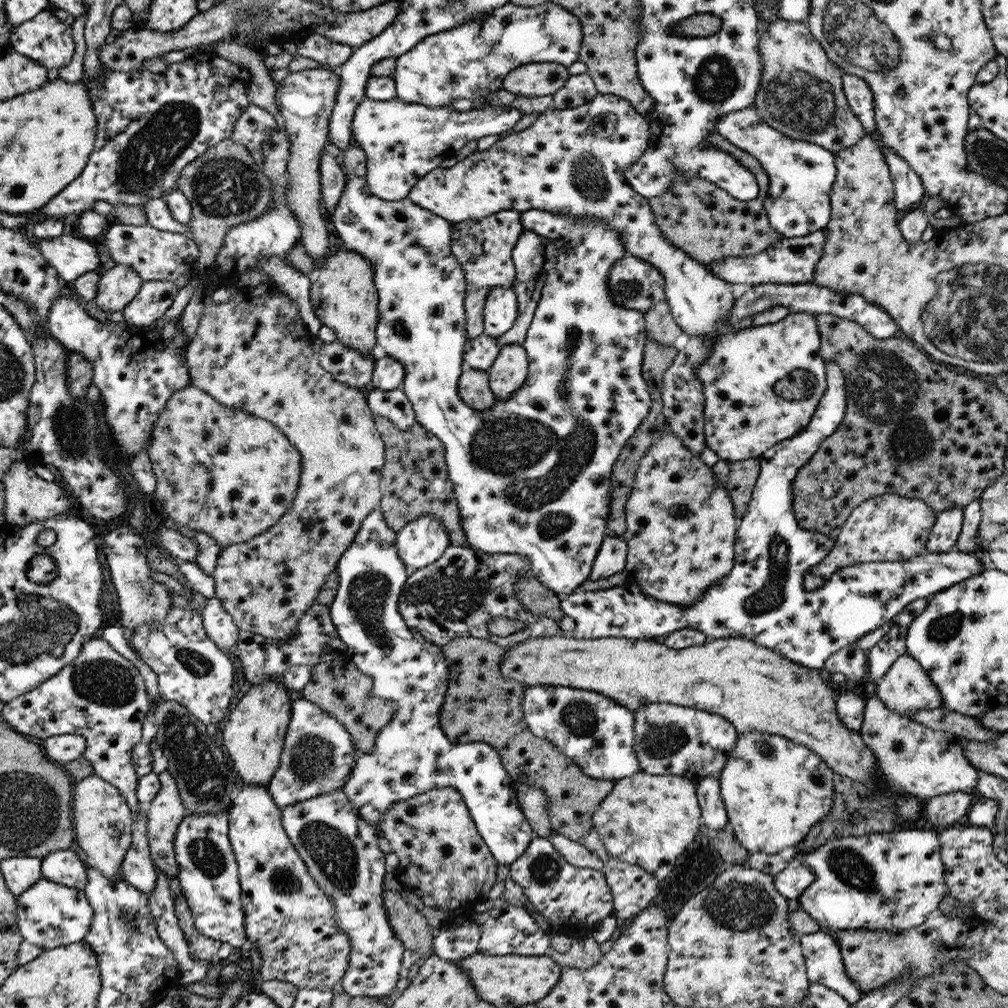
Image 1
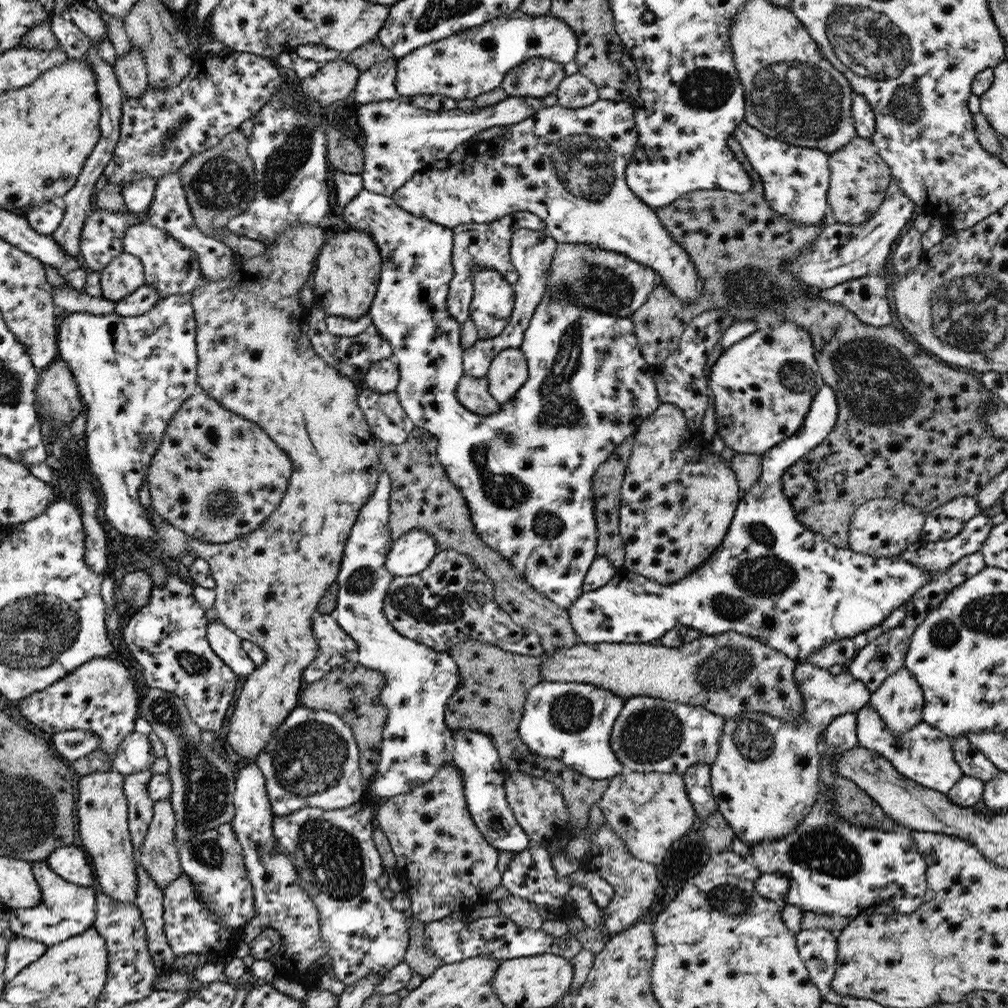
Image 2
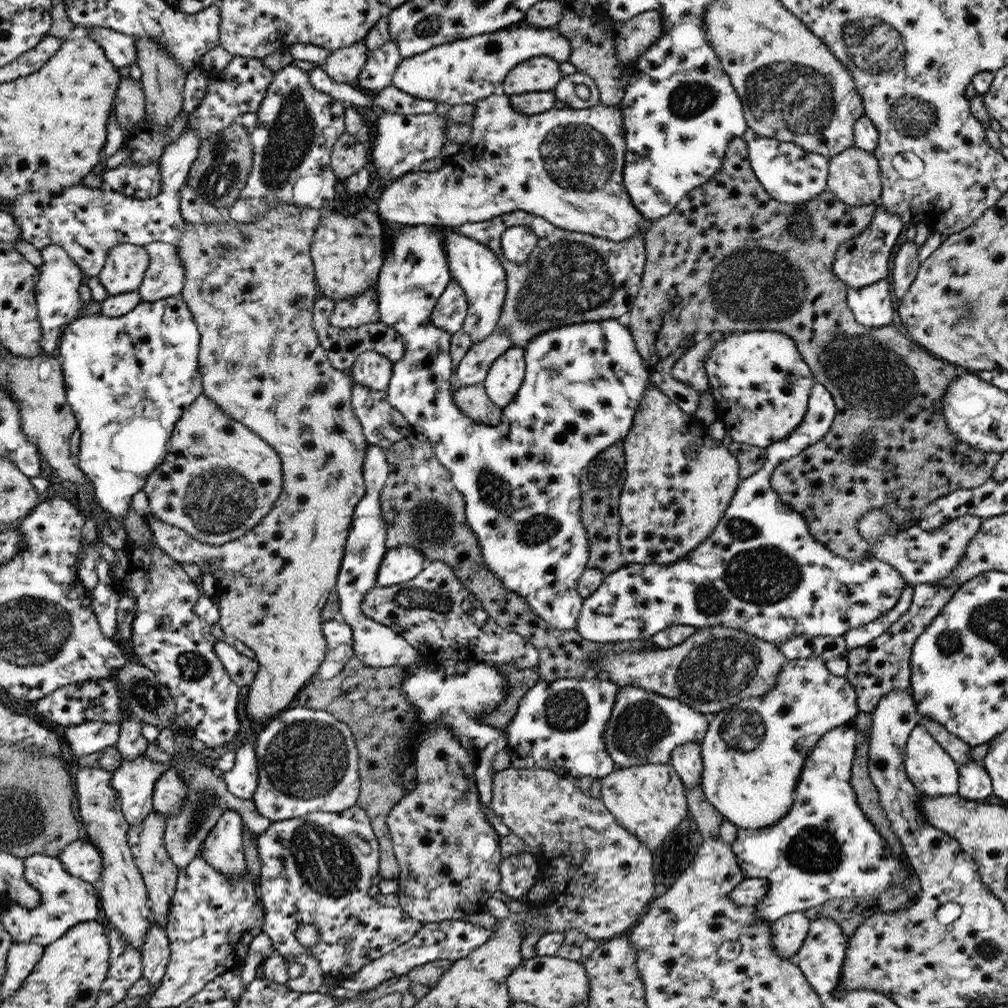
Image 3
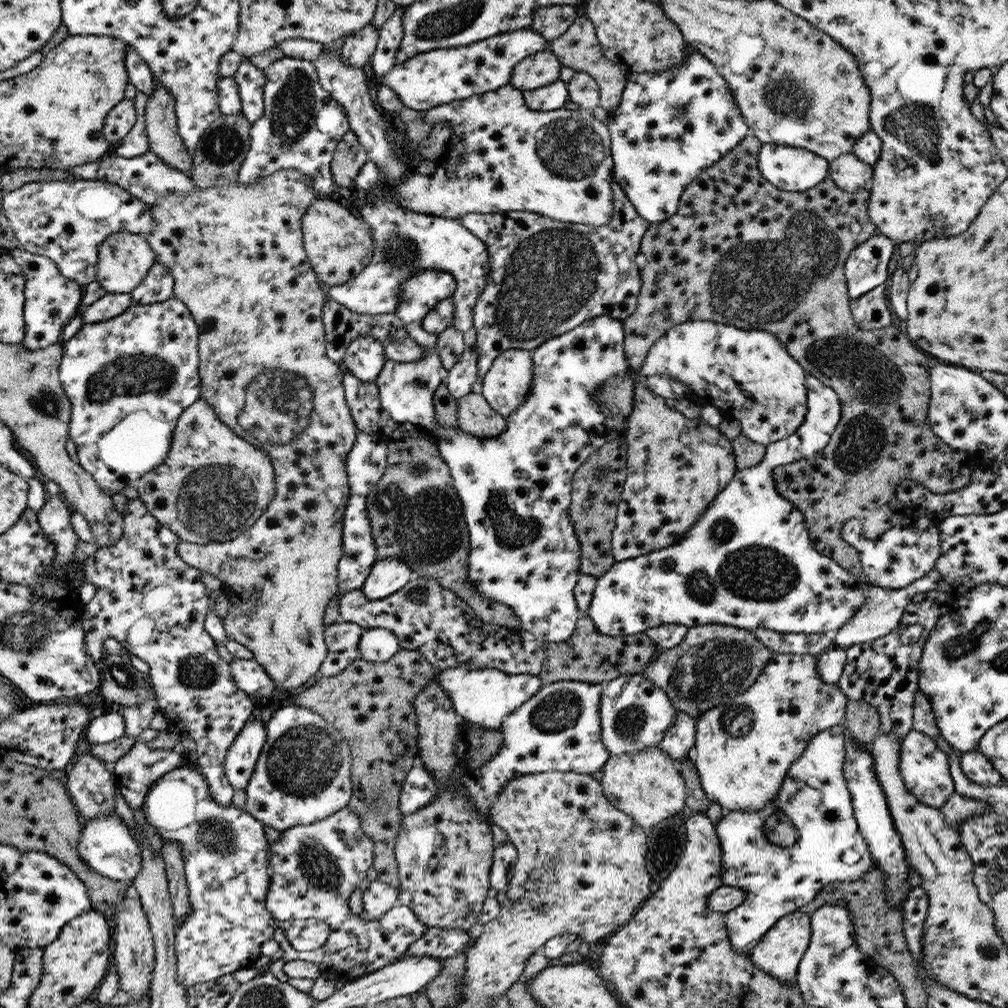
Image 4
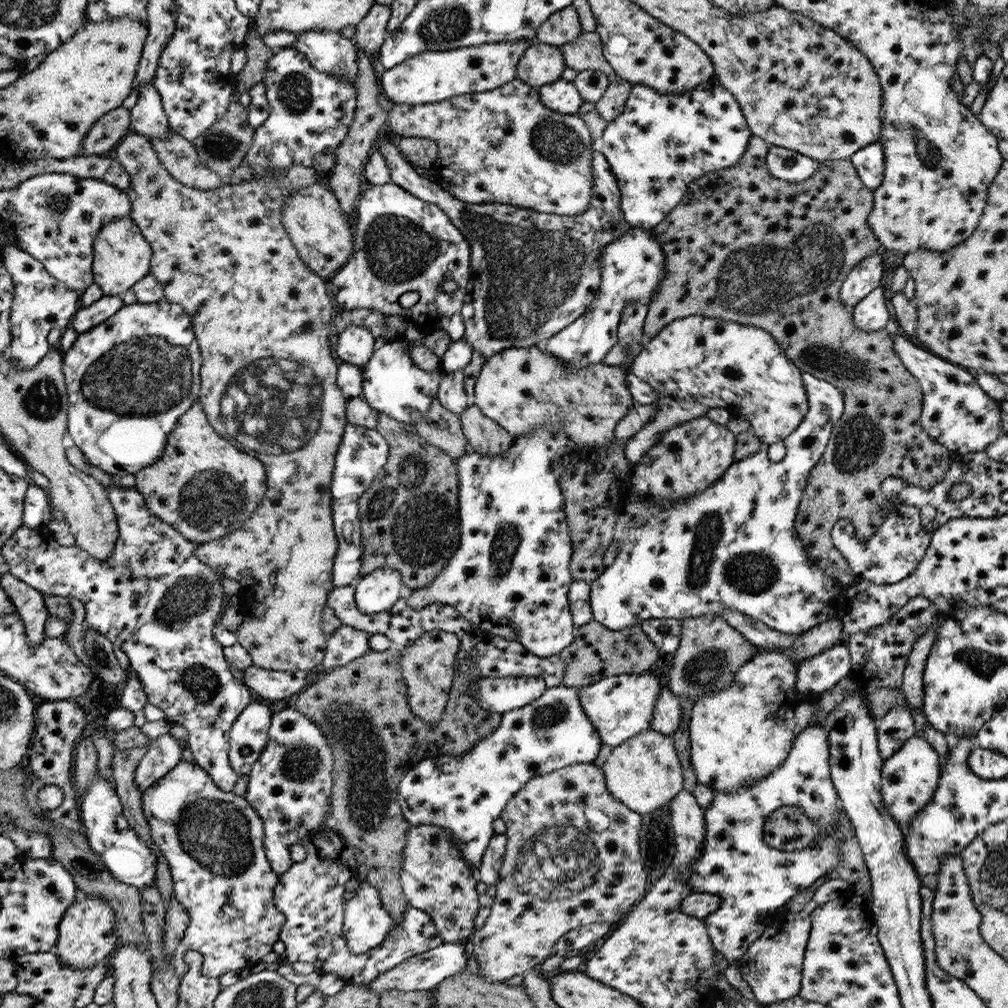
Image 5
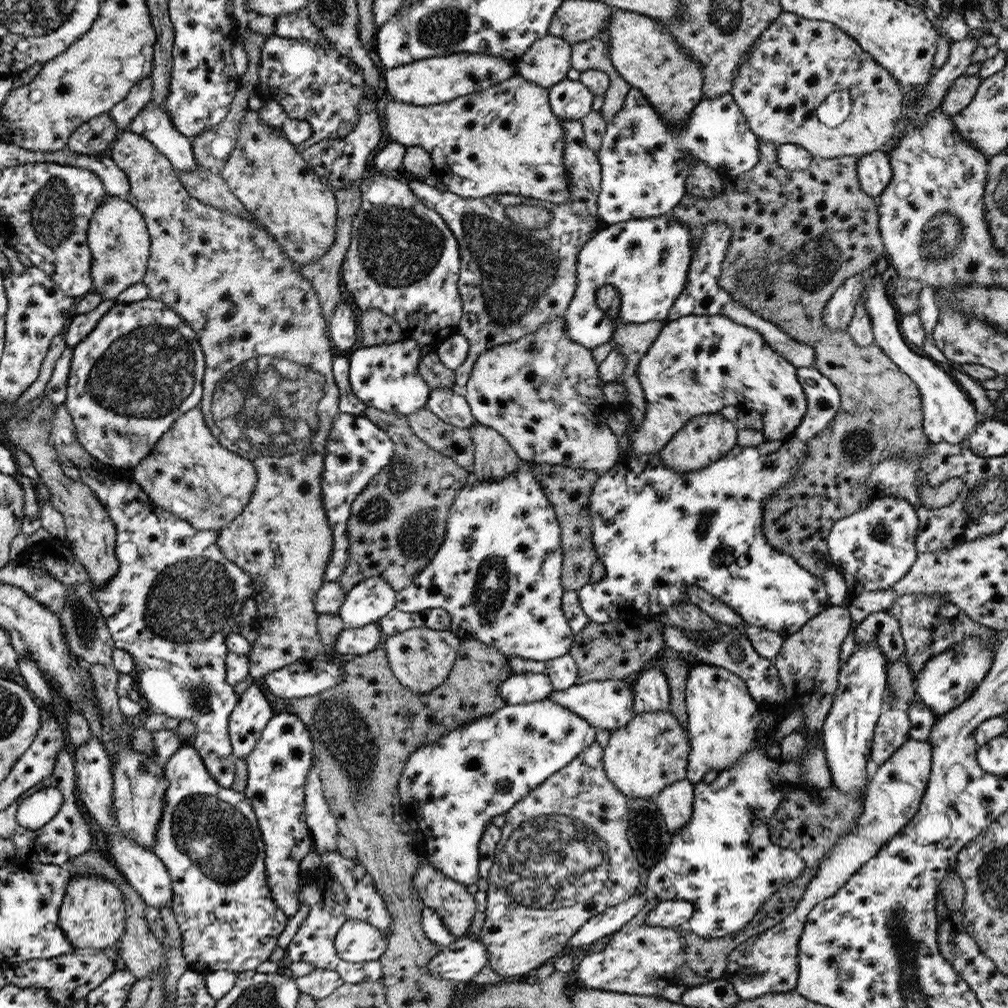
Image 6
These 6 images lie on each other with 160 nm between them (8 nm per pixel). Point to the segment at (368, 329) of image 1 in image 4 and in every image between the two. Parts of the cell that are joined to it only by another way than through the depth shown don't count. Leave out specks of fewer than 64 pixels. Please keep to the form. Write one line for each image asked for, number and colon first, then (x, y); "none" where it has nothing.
2: (348, 268)
3: (349, 252)
4: (340, 246)

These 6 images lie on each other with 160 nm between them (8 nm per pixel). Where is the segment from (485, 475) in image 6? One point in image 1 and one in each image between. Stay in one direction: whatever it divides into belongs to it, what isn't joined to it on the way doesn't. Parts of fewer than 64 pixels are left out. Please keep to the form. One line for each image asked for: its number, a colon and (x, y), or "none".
1: (473, 387)
2: (473, 393)
3: (472, 401)
4: (474, 415)
5: (484, 435)

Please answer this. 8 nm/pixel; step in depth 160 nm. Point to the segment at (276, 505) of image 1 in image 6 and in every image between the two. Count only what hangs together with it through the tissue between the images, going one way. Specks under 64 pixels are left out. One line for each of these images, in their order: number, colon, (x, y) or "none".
2: (218, 477)
3: (219, 479)
4: (214, 487)
5: (207, 488)
6: (191, 473)

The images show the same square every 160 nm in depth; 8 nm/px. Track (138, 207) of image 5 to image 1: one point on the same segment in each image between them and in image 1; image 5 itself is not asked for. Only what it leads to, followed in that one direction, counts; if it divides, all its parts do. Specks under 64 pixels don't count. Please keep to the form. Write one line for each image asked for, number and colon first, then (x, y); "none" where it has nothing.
1: (255, 356)
2: (255, 357)
3: (250, 287)
4: (237, 255)

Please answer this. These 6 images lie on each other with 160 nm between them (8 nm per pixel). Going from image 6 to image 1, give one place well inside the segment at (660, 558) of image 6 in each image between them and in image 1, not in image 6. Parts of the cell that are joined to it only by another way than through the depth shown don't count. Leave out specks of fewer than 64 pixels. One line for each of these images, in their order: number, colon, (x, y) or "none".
1: (759, 600)
2: (754, 583)
3: (761, 571)
4: (749, 562)
5: (741, 552)

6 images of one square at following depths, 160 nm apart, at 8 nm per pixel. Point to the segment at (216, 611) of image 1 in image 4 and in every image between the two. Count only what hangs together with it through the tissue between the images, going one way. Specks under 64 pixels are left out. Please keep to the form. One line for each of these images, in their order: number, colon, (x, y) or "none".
2: (224, 641)
3: (242, 670)
4: (250, 676)

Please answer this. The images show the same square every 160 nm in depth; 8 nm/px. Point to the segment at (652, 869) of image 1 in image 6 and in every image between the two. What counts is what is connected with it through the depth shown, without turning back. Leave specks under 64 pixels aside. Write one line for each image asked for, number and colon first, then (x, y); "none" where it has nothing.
2: (649, 810)
3: (650, 800)
4: (648, 786)
5: (644, 773)
6: (642, 758)

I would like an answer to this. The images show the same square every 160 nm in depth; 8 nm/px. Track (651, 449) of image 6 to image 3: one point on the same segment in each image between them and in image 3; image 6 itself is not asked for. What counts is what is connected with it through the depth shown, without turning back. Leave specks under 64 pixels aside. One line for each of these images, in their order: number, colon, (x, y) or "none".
3: (761, 385)
4: (747, 375)
5: (697, 363)

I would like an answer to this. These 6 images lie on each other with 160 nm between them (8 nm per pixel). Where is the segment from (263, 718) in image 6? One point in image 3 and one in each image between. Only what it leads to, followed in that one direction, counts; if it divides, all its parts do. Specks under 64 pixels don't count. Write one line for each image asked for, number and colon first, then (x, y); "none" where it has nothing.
3: (242, 780)
4: (244, 753)
5: (249, 735)

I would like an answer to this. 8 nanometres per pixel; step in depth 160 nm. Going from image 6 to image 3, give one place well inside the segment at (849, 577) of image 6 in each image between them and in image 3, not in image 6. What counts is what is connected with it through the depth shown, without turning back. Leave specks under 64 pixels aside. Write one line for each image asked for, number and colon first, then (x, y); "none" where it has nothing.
3: (921, 556)
4: (909, 550)
5: (893, 552)

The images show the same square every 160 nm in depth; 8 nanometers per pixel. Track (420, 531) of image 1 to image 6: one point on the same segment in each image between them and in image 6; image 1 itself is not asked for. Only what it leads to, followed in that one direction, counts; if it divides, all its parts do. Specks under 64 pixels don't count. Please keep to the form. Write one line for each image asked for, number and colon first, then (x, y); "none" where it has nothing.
2: (413, 552)
3: (402, 563)
4: (390, 574)
5: (376, 592)
6: (368, 602)

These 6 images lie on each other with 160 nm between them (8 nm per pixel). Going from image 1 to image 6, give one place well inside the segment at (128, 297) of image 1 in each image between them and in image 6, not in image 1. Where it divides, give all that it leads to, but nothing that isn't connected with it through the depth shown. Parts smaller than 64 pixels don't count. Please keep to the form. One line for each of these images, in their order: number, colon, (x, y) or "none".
2: (125, 274)
3: (126, 264)
4: (124, 259)
5: (122, 256)
6: (120, 243)

